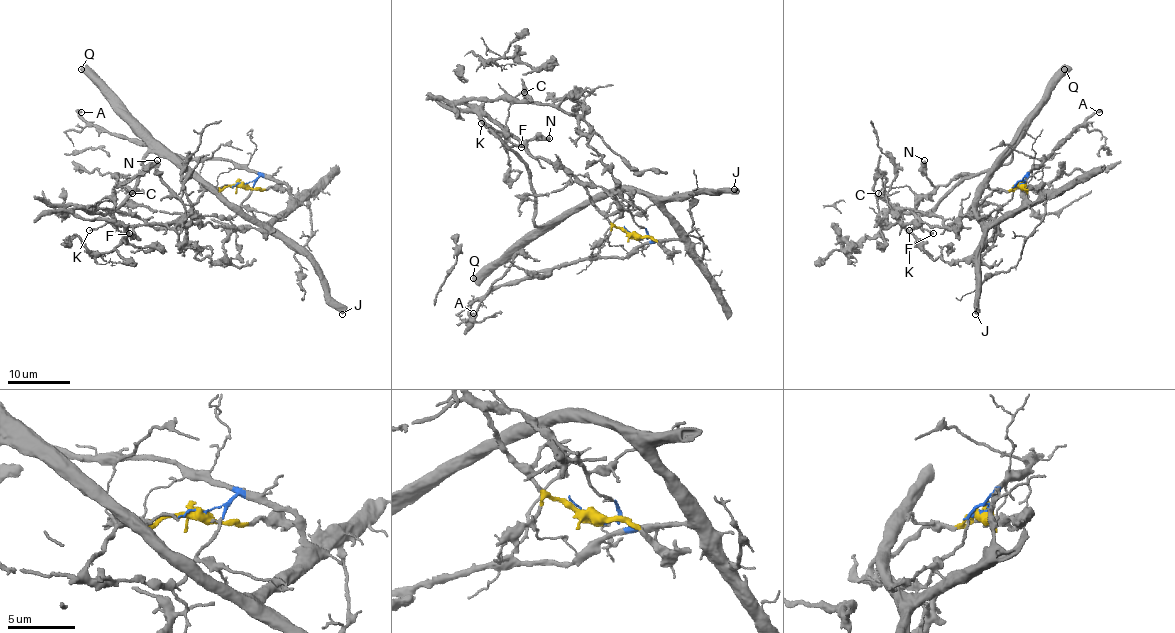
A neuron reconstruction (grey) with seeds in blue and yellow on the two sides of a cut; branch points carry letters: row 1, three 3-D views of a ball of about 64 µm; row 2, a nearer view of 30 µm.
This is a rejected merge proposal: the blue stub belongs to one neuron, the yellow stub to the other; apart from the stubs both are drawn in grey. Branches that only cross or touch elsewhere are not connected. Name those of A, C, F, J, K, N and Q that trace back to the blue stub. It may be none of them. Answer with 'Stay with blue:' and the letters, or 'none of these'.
Stay with blue: A, J, Q

